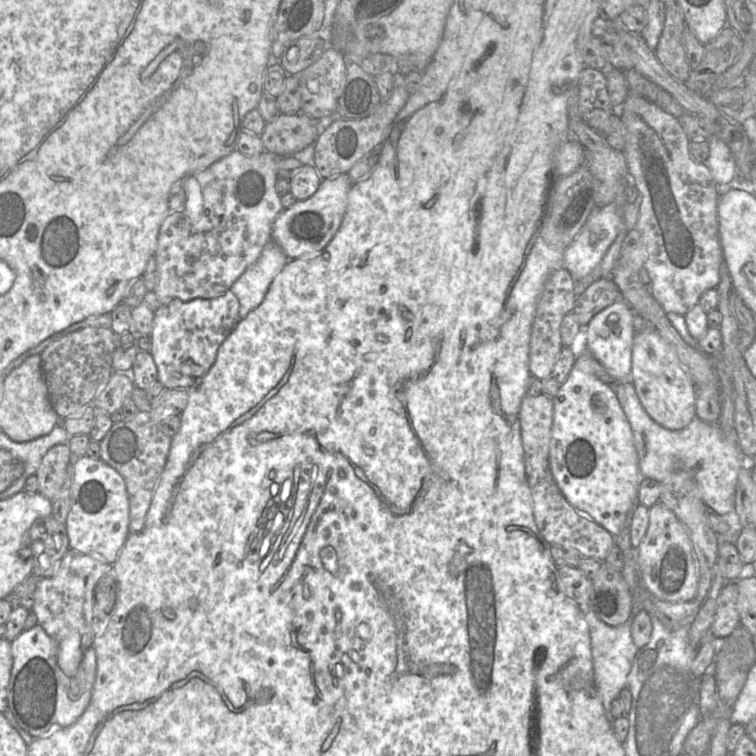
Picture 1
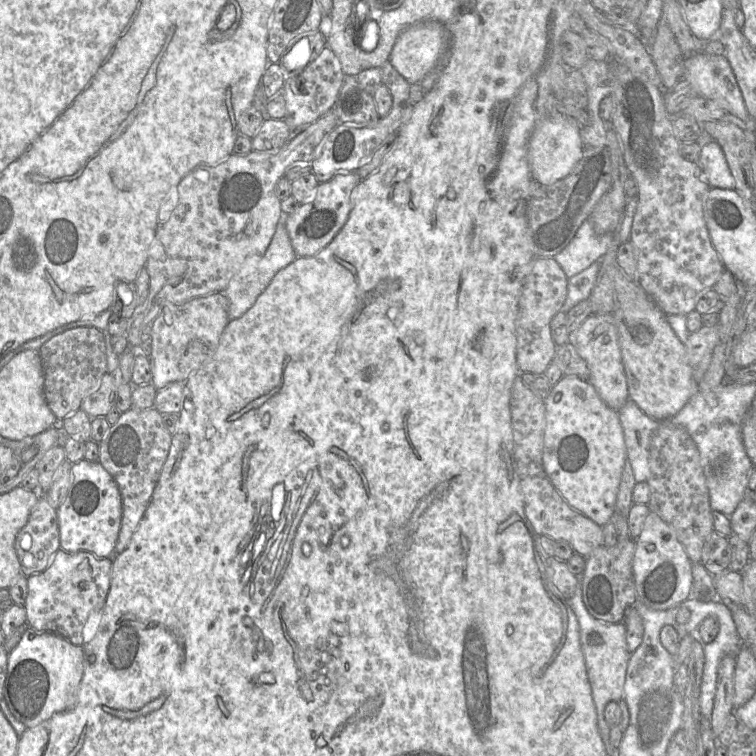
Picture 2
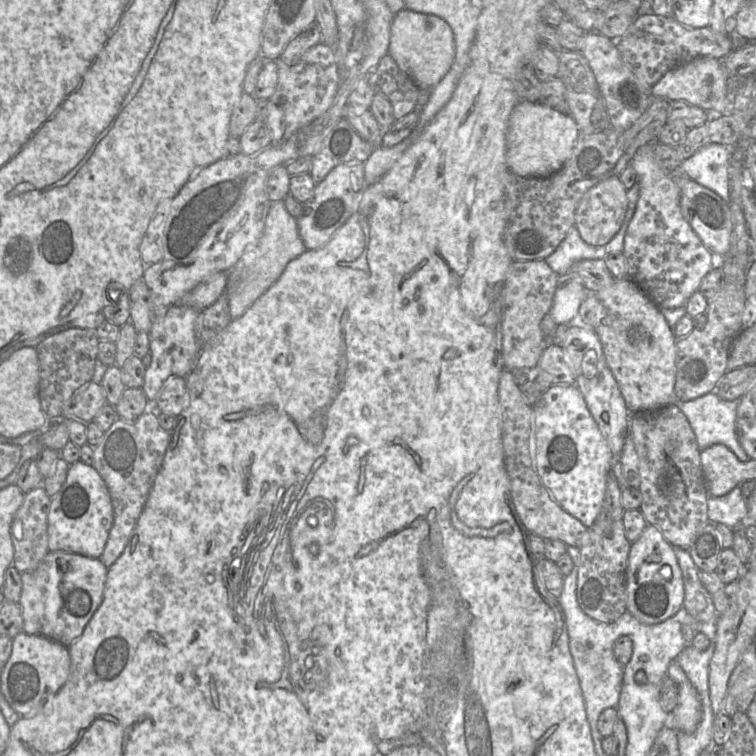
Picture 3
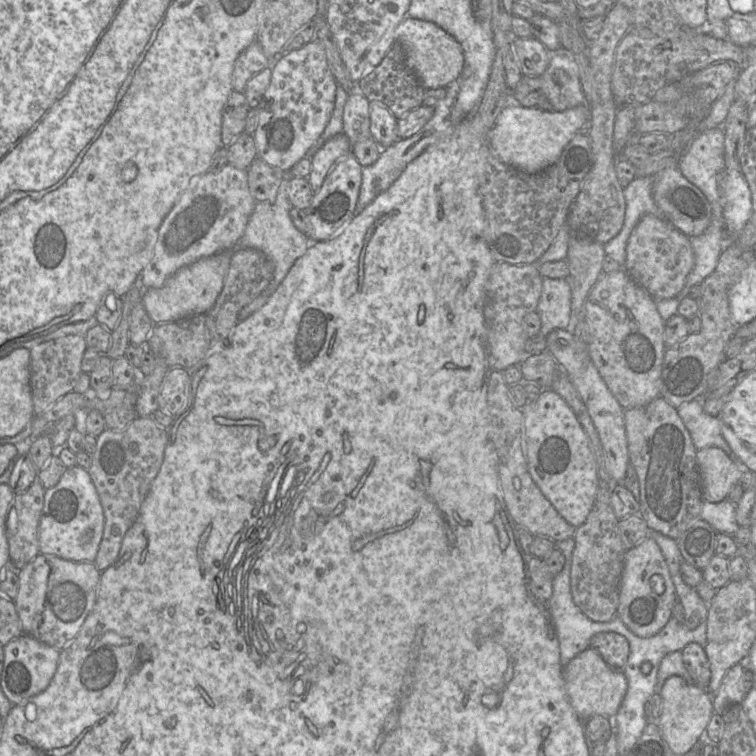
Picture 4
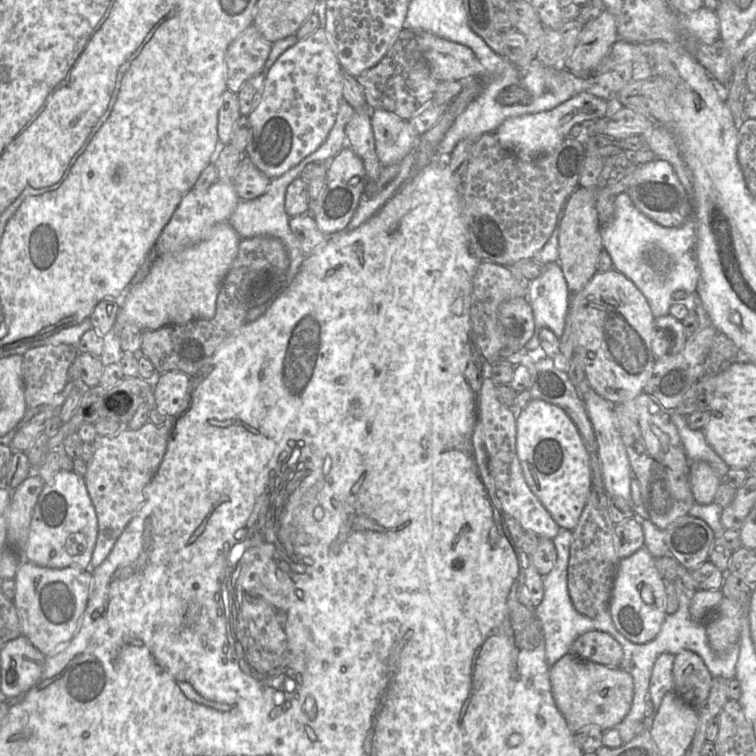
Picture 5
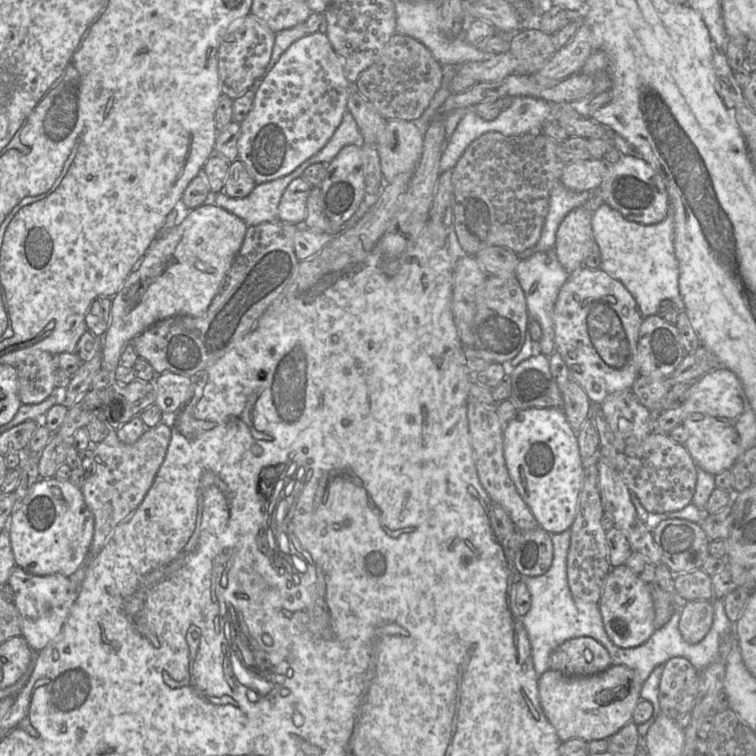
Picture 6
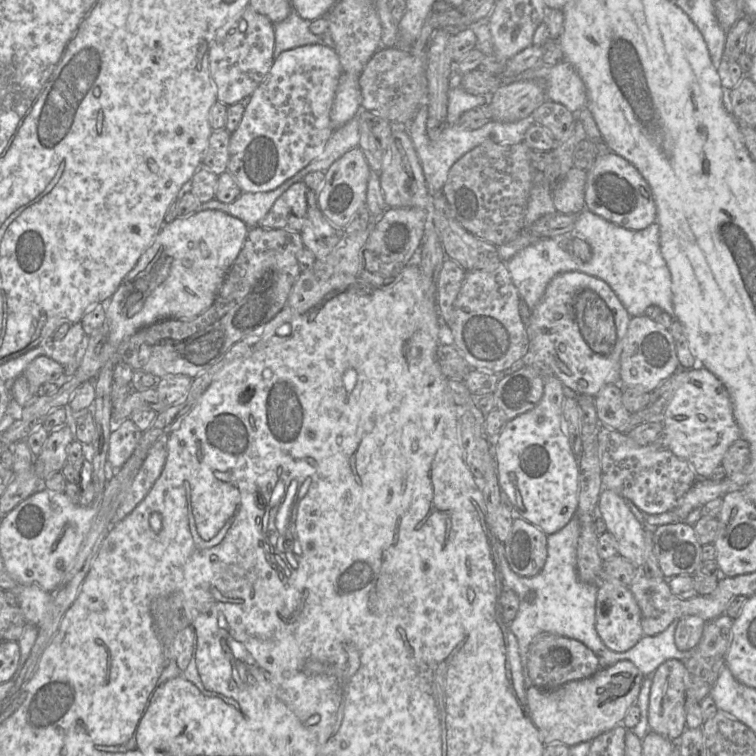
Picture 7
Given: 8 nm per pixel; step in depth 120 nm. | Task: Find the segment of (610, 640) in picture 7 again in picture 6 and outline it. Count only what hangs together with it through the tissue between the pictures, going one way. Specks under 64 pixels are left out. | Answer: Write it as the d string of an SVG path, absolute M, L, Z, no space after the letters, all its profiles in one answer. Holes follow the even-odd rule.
M625 564L611 568L604 583L599 609L606 634L620 648L640 646L655 631L655 611L650 583L641 580Z

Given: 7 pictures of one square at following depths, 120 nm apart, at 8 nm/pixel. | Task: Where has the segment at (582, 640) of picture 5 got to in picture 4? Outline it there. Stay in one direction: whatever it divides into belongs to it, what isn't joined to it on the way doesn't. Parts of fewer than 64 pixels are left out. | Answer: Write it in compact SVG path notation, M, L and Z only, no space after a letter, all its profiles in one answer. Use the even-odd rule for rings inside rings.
M616 632L595 634L590 647L596 649L608 665L618 670L625 666L630 652L628 640Z

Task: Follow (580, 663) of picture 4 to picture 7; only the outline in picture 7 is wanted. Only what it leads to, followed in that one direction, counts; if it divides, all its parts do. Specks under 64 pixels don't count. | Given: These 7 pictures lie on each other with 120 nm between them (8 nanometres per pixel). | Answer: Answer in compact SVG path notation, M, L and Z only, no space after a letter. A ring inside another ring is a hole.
M628 660L600 669L593 676L568 682L555 689L528 685L526 707L544 745L562 743L568 747L592 741L600 734L623 724L632 705L636 705L644 675Z

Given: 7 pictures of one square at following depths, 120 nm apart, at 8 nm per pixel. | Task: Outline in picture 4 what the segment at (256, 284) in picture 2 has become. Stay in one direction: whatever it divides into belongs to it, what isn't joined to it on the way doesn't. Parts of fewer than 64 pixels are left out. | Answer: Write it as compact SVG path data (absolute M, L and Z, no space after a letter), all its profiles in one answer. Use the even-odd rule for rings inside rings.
M286 174L274 198L255 203L245 231L238 242L237 248L258 250L271 262L273 276L266 288L279 286L295 261L306 252L311 243L306 234L297 229L290 218L291 204L287 194L289 178L290 176Z

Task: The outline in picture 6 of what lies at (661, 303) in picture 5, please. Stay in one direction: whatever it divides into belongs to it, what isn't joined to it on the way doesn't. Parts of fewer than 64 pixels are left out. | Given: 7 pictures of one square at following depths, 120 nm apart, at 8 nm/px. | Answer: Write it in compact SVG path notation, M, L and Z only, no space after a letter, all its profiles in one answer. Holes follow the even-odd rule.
M607 204L592 214L593 238L600 249L600 268L620 281L634 297L643 317L656 315L663 300L670 300L678 311L684 311L679 292L679 266L674 249L673 213L653 225L644 225L625 219Z

